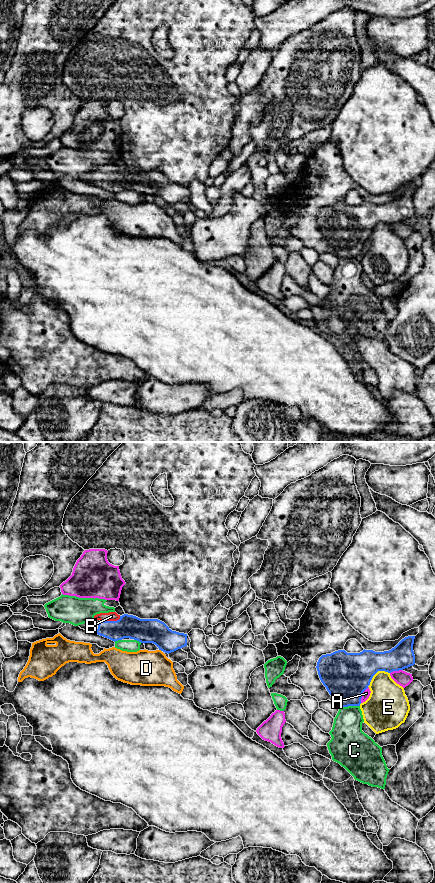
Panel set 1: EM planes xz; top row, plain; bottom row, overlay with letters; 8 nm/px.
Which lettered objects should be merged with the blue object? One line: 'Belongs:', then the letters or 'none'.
Belongs: B

